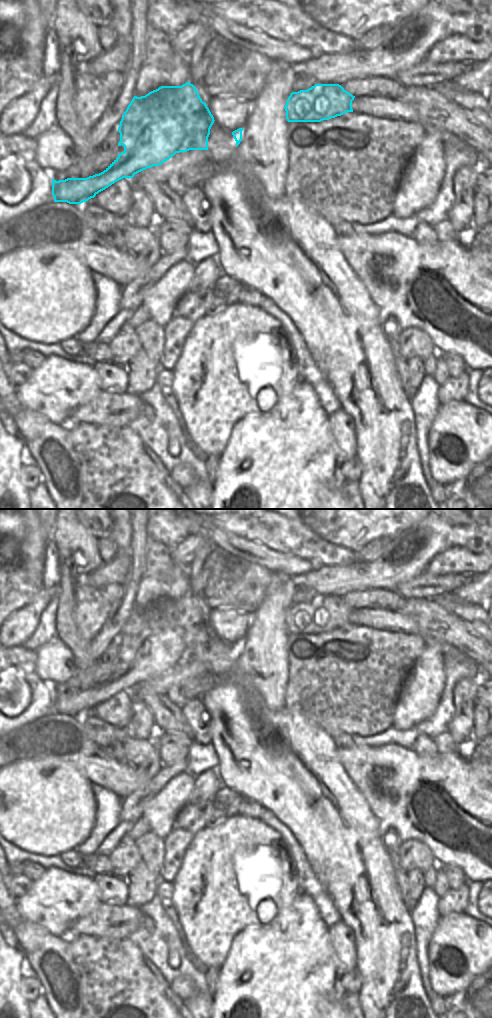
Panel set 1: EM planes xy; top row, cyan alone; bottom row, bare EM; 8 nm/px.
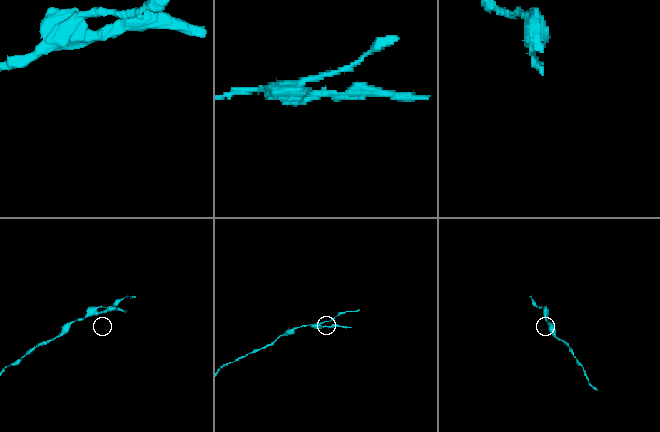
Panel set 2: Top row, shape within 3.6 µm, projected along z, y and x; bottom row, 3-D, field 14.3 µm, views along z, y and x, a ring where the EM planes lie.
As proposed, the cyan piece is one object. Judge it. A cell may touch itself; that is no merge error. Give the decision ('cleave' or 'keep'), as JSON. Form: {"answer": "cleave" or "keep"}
{"answer": "cleave"}

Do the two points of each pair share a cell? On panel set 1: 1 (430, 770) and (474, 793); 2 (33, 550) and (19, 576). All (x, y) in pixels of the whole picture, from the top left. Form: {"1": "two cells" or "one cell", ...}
{"1": "one cell", "2": "two cells"}

